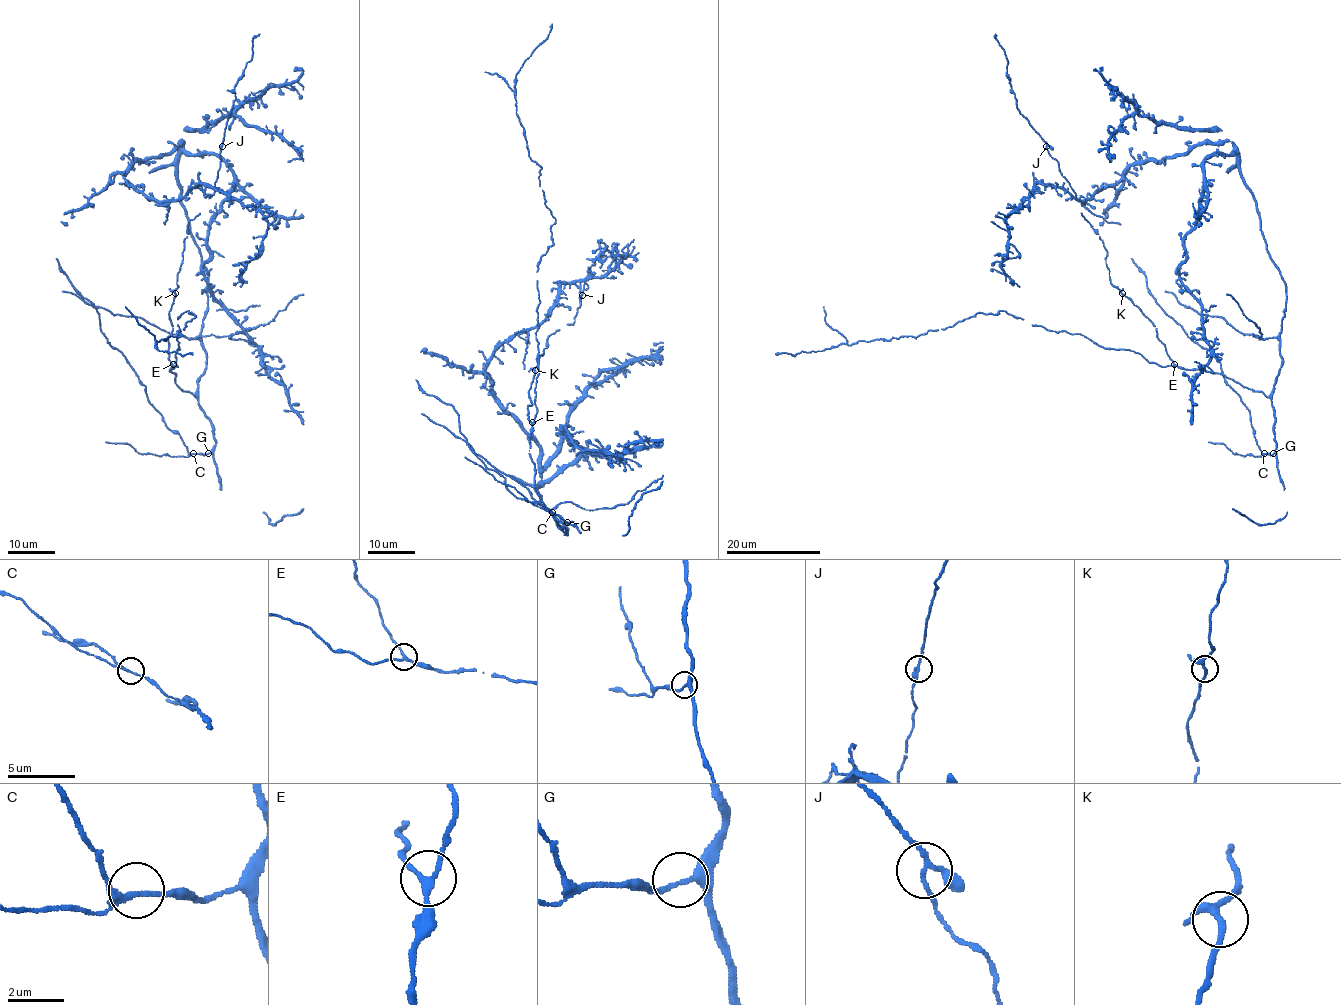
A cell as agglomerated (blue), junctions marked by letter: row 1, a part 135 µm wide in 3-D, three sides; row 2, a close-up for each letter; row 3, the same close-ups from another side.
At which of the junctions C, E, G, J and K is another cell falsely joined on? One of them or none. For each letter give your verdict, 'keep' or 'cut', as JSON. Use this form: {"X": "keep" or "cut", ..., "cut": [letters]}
{"C": "keep", "E": "keep", "G": "keep", "J": "keep", "K": "keep", "cut": []}

